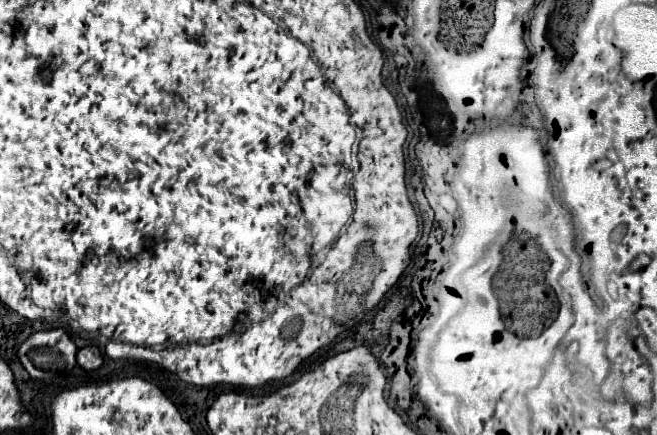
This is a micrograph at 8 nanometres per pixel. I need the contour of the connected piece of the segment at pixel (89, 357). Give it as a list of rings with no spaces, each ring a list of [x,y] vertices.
[[[85,347],[85,349],[79,349],[77,353],[77,363],[85,369],[85,371],[95,371],[103,365],[103,355],[97,347]]]

